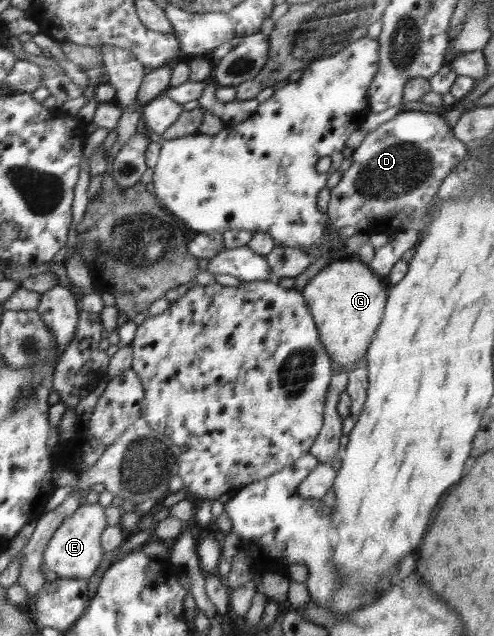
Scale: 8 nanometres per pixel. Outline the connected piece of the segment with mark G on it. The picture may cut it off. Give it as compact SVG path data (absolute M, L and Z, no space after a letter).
M343 258L322 268L310 278L302 293L314 315L319 340L331 355L332 363L338 363L349 373L354 362L366 356L379 331L386 304L386 290L382 282L361 261Z

